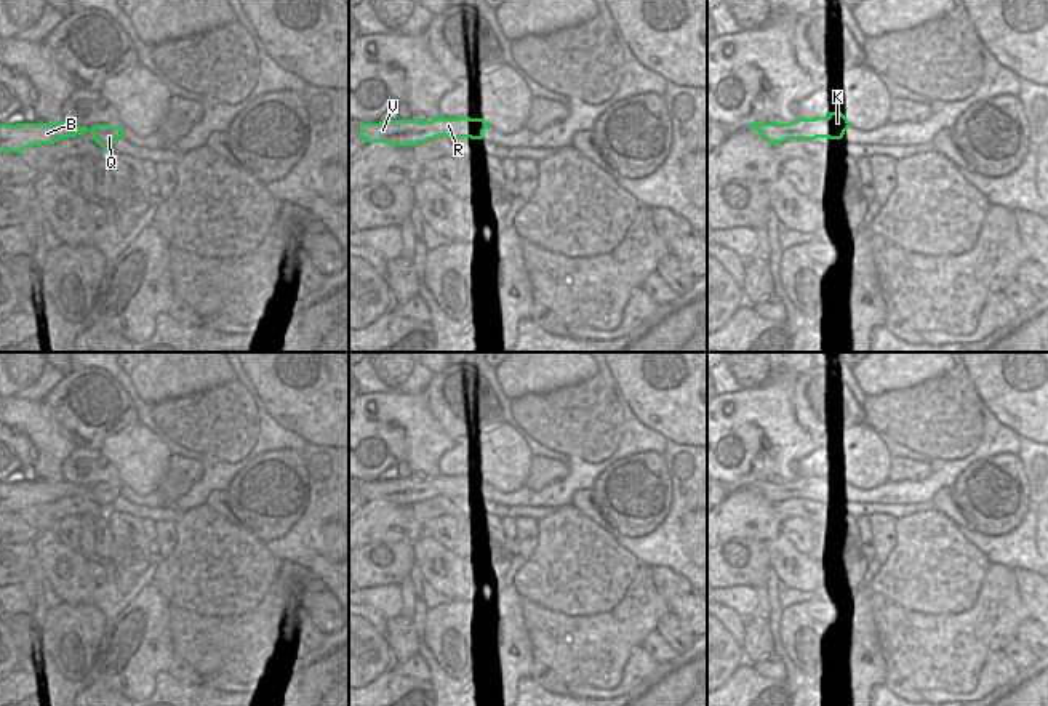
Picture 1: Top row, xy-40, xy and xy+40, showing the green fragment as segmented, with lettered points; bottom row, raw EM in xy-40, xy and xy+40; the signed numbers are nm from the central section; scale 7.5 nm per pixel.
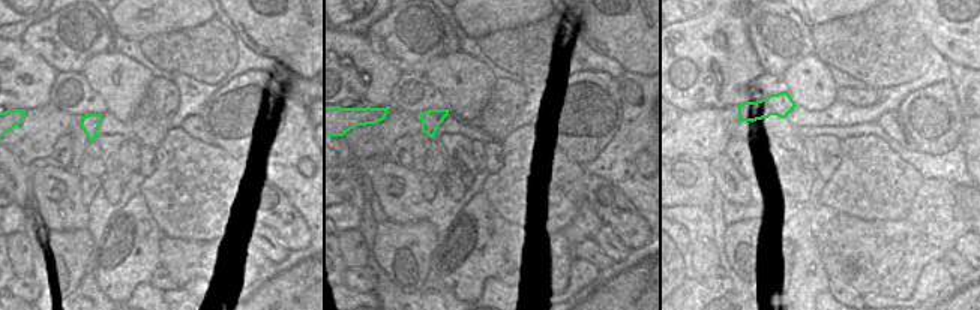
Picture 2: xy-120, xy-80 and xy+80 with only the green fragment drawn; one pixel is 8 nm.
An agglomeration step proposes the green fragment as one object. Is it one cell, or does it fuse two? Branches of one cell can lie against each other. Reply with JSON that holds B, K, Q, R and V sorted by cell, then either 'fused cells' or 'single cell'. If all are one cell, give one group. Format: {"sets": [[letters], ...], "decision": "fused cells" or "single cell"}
{"sets": [["B", "V"], ["K", "Q", "R"]], "decision": "fused cells"}

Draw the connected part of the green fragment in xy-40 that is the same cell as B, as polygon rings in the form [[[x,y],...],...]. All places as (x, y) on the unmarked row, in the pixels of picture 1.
[[[64,479],[58,482],[0,482],[0,511],[22,511],[30,504],[54,503],[66,496],[75,496],[75,485]]]

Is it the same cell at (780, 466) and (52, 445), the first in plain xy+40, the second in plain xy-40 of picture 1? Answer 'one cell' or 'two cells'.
one cell

